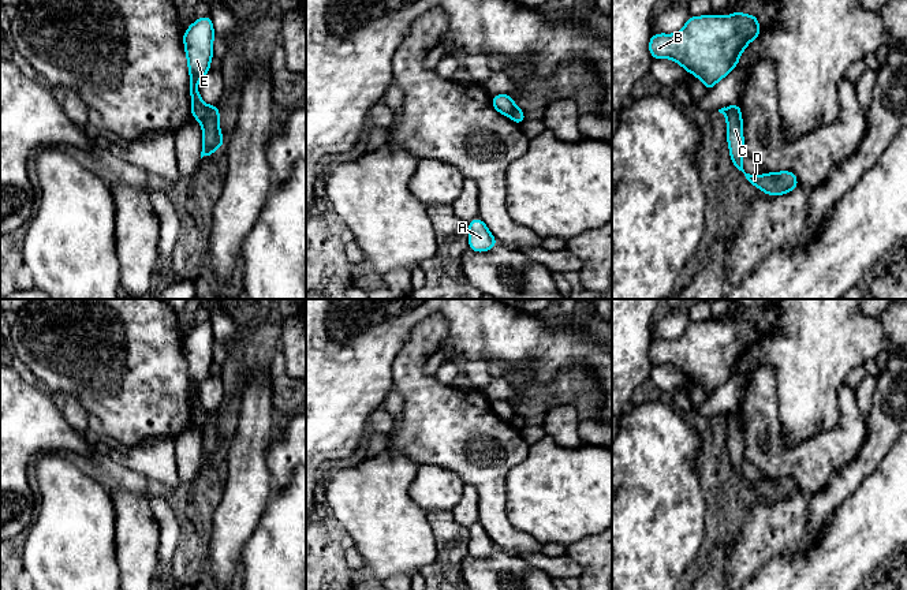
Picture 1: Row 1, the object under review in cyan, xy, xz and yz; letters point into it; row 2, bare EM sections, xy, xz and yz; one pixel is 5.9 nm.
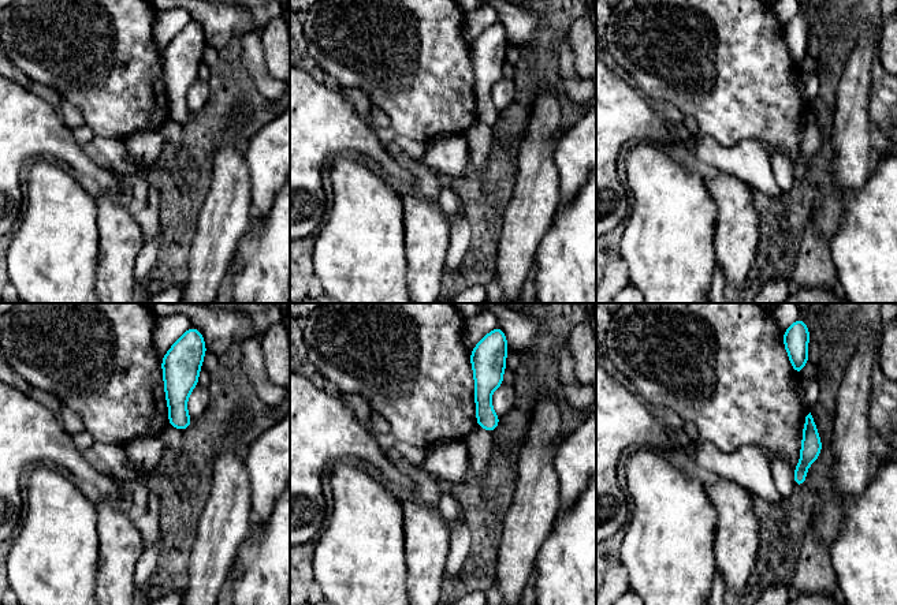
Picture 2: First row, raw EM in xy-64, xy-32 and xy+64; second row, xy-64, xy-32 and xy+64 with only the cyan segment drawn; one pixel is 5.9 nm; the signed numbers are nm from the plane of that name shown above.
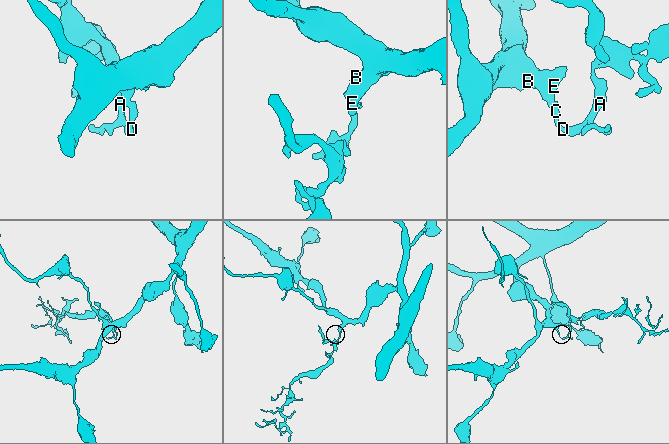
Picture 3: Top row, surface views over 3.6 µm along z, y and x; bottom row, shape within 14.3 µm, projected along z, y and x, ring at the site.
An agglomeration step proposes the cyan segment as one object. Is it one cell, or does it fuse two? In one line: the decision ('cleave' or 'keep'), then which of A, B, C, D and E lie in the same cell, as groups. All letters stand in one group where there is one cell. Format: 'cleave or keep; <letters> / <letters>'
cleave; A C D / B E

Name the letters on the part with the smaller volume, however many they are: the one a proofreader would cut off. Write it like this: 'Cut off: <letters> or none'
Cut off: A, C, D

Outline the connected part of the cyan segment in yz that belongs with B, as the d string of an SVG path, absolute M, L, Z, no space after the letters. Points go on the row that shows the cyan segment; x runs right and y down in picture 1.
M757 15L690 16L676 34L652 34L652 59L672 59L695 75L708 92L735 67L744 48L761 34Z

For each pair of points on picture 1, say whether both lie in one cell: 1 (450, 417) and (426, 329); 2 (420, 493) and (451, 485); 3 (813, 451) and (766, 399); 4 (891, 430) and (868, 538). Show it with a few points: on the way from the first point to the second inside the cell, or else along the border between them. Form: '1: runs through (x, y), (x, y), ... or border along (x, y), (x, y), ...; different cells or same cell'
1: runs through (428, 395), (417, 384), (417, 351); same cell
2: runs through (428, 490), (443, 488); same cell
3: runs through (792, 452), (783, 452), (771, 440), (766, 419); same cell
4: border along (892, 444), (881, 462), (865, 478); different cells

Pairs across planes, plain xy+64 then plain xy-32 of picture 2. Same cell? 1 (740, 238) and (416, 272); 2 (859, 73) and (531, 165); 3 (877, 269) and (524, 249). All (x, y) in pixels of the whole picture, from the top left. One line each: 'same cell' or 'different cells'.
1: same cell
2: same cell
3: different cells

